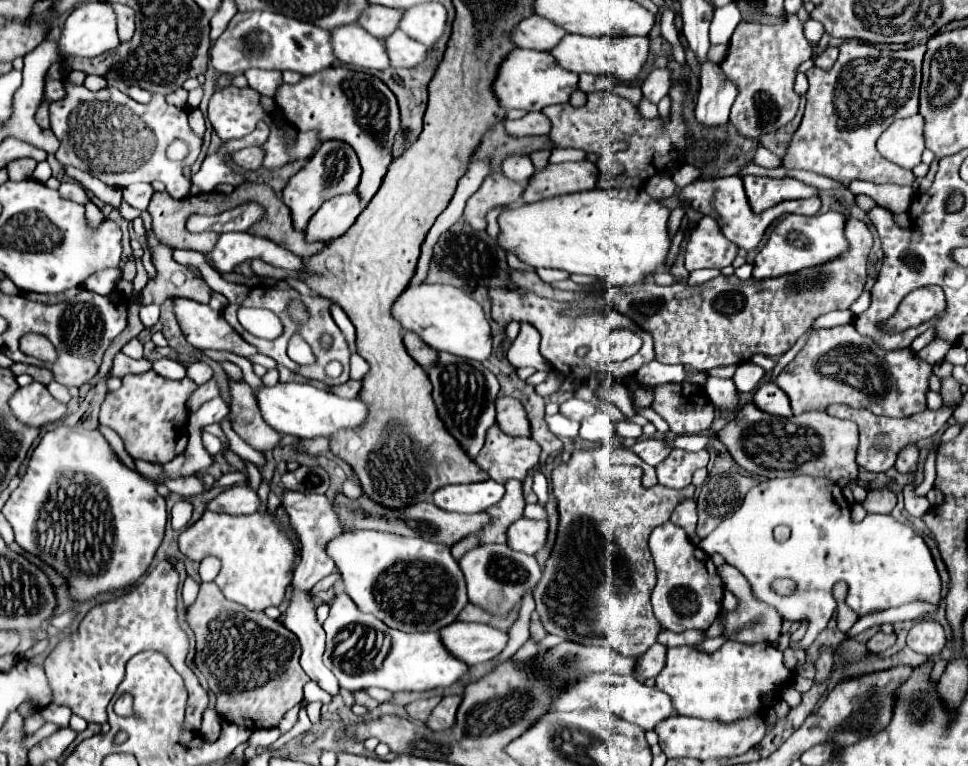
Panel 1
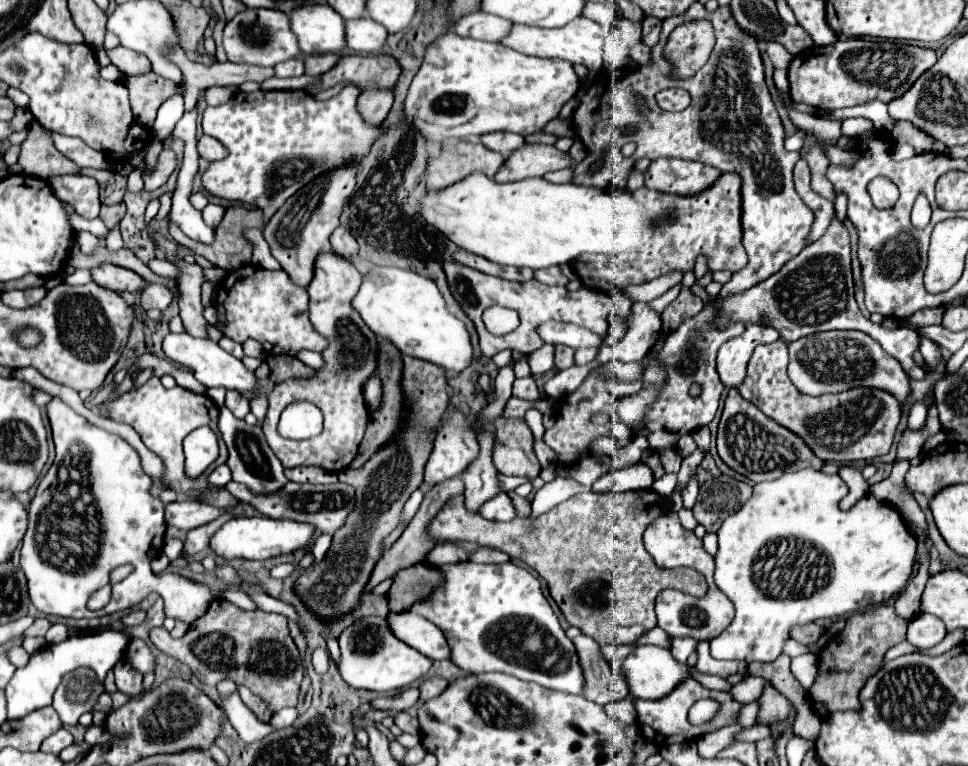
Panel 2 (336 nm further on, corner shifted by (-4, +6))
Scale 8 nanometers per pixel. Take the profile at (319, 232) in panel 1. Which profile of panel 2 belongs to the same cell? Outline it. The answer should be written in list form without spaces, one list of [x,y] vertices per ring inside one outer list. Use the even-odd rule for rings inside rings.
[[[321,252],[315,260],[315,276],[307,286],[309,292],[309,318],[323,336],[329,338],[329,348],[323,352],[325,366],[317,370],[311,380],[287,380],[277,384],[269,394],[269,408],[263,420],[263,434],[267,444],[281,460],[285,468],[295,466],[319,466],[329,472],[337,472],[347,468],[357,456],[359,442],[365,434],[365,426],[369,420],[367,406],[363,400],[363,382],[367,376],[375,372],[377,356],[375,356],[375,334],[365,326],[361,316],[351,308],[351,298],[357,294],[361,286],[363,274],[353,266],[351,260],[343,260],[343,256],[335,256],[335,252]],[[307,400],[321,408],[325,426],[317,438],[311,440],[287,440],[277,434],[277,422],[281,410],[291,402]]]

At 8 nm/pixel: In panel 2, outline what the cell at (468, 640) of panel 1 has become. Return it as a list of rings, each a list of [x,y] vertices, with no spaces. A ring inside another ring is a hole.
[[[403,612],[403,614],[389,614],[391,628],[395,630],[395,636],[409,644],[411,648],[417,648],[431,660],[449,660],[451,648],[447,644],[447,638],[443,632],[429,622],[427,618],[415,614],[415,612]]]

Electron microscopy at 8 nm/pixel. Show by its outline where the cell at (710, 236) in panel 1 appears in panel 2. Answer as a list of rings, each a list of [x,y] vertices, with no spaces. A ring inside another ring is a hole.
[[[675,284],[675,286],[673,286],[673,288],[669,288],[663,296],[659,296],[657,300],[653,300],[653,302],[651,302],[651,308],[655,308],[657,312],[663,312],[663,310],[665,310],[665,308],[667,308],[667,306],[669,306],[677,296],[679,296],[681,288],[683,288],[681,284]]]

